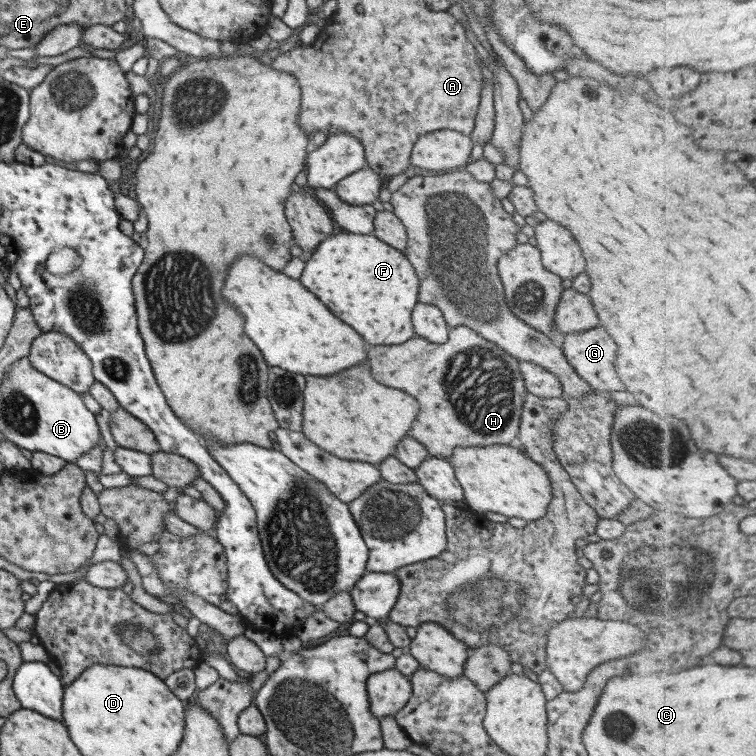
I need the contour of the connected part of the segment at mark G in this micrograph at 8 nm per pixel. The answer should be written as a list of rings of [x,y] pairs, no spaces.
[[[597,326],[597,328],[566,334],[563,337],[563,345],[560,350],[563,352],[565,360],[569,362],[569,366],[573,368],[573,372],[581,380],[585,380],[594,392],[607,395],[611,392],[617,392],[617,390],[623,390],[623,384],[615,372],[618,351],[614,340],[606,333],[605,329]]]

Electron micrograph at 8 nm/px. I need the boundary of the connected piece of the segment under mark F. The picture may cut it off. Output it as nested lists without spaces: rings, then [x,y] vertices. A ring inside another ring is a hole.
[[[338,233],[321,241],[311,256],[304,257],[305,268],[301,272],[301,286],[315,294],[327,310],[347,326],[351,326],[365,342],[375,346],[401,344],[415,336],[411,324],[411,312],[417,302],[418,278],[414,268],[402,251],[393,250],[372,234]]]

